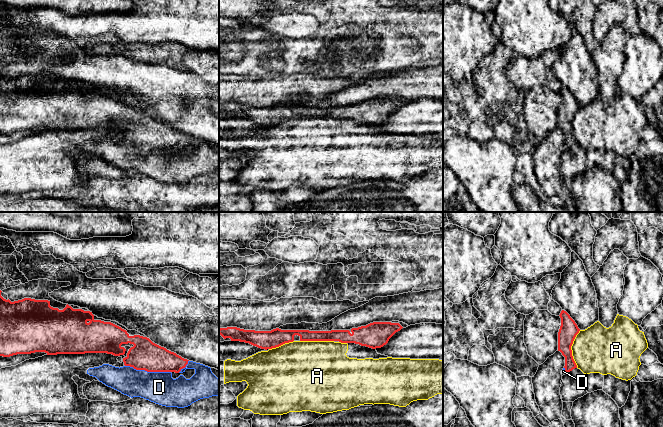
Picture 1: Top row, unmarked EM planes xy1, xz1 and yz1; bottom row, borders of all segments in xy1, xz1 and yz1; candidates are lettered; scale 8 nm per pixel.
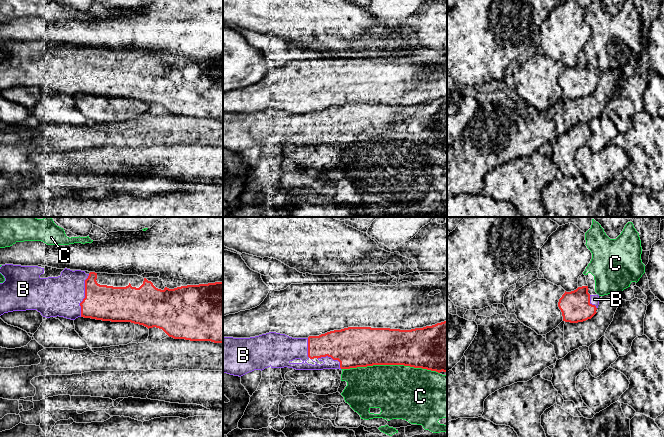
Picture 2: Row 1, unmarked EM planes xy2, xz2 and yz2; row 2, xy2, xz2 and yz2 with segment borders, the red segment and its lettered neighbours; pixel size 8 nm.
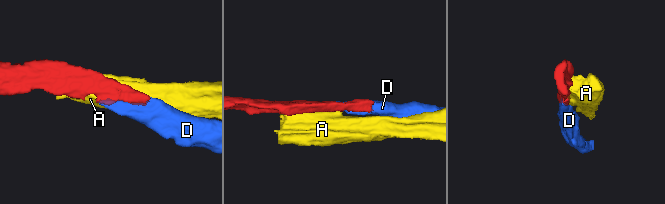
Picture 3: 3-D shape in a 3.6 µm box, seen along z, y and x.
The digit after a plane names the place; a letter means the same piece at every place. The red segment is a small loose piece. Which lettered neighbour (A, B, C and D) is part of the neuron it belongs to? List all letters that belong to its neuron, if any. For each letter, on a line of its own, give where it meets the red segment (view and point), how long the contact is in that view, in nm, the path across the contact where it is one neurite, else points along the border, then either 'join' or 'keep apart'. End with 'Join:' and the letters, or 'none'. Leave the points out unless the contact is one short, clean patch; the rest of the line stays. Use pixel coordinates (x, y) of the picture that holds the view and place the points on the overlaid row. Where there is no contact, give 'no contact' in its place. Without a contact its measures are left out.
A: meets red in yz1 at (570, 349); contact 300 nm long; keep apart
B: meets red in xy2 at (85, 295); contact 360 nm long; join
C: meets red in xz2 at (390, 364); contact 800 nm long; keep apart
D: meets red in xy1 at (148, 371); contact 380 nm long; join
Join: B, D

